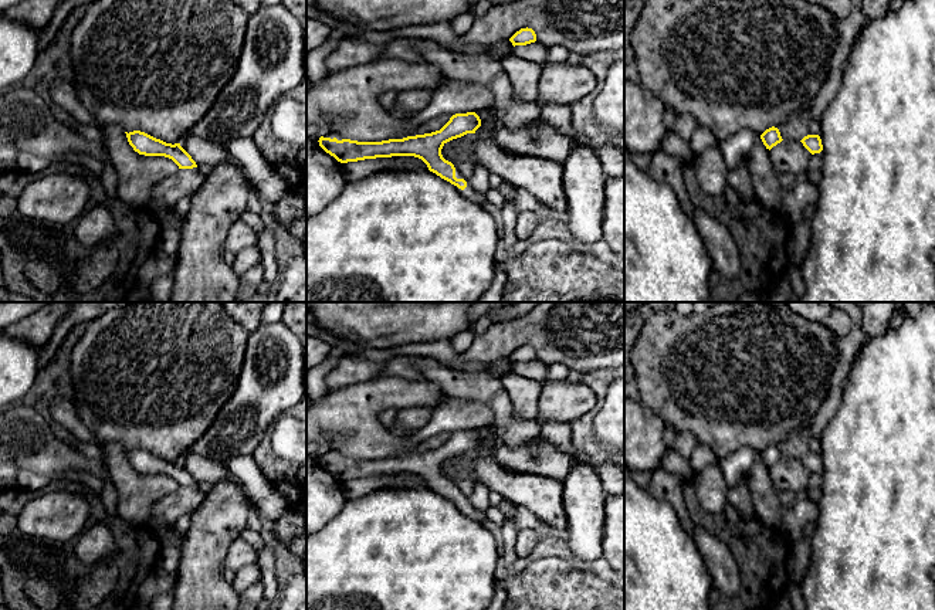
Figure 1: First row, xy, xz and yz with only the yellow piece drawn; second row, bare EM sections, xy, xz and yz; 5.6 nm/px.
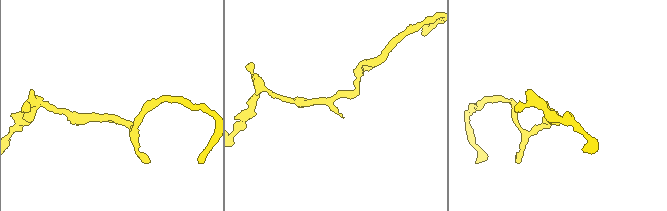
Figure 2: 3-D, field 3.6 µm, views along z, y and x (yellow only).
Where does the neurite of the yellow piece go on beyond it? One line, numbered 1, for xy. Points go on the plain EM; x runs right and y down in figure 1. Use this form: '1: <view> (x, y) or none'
1: none

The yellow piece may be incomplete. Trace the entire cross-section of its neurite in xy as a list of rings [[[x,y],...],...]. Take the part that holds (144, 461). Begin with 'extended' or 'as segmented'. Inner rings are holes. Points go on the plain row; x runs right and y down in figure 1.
as segmented | [[[133,448],[125,450],[129,462],[135,470],[145,474],[165,474],[172,477],[179,487],[193,487],[197,485],[192,474],[180,464],[180,461],[166,461],[156,457],[145,450]]]

